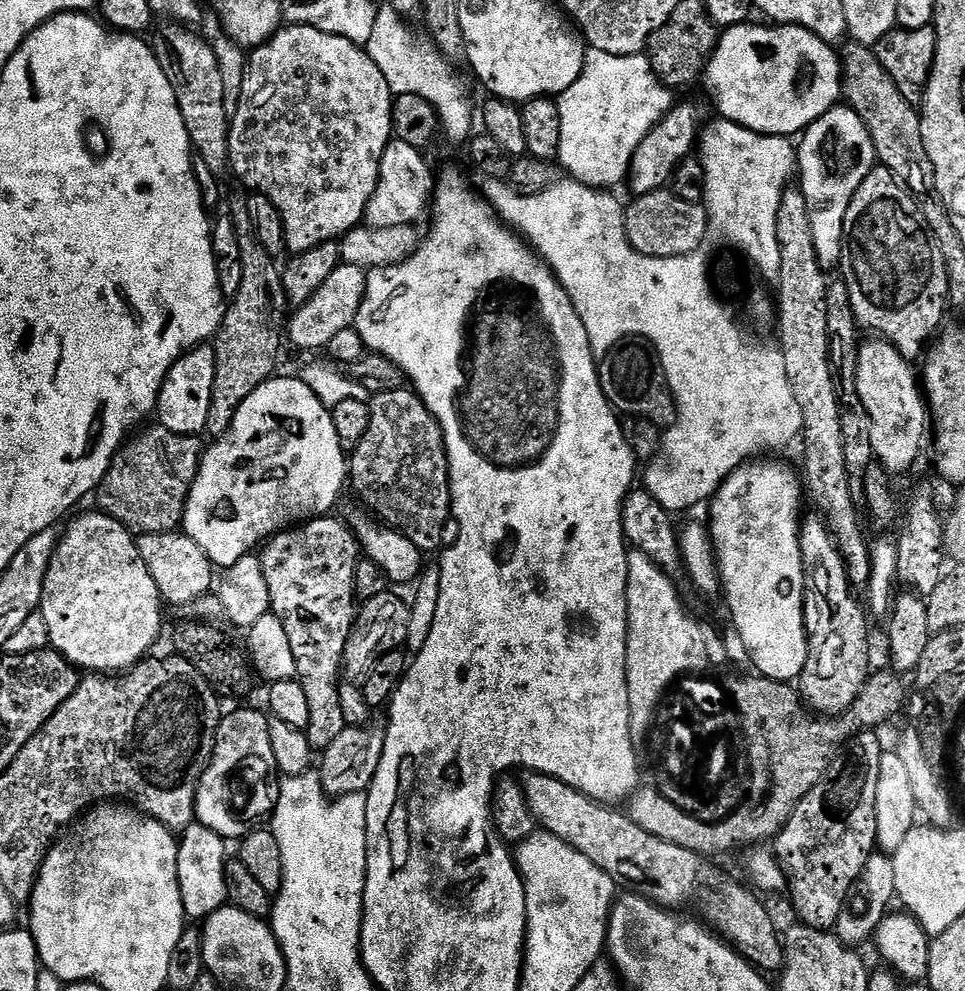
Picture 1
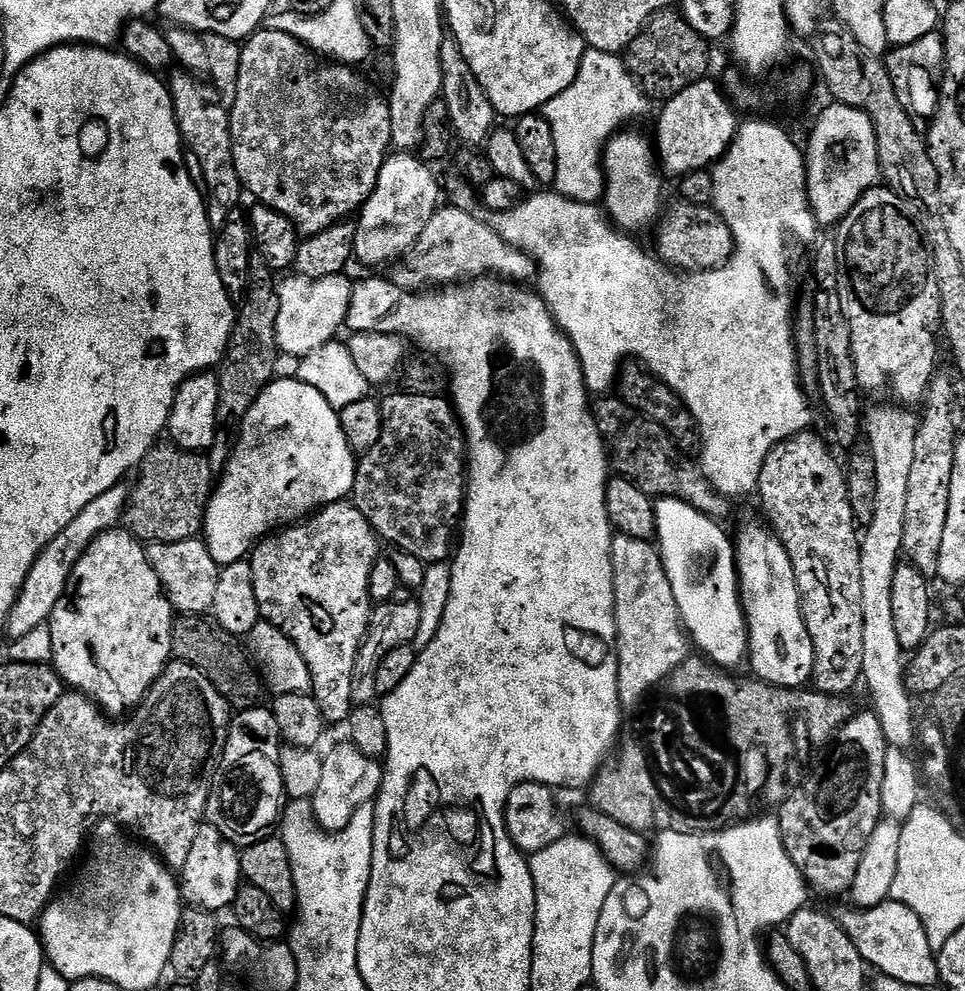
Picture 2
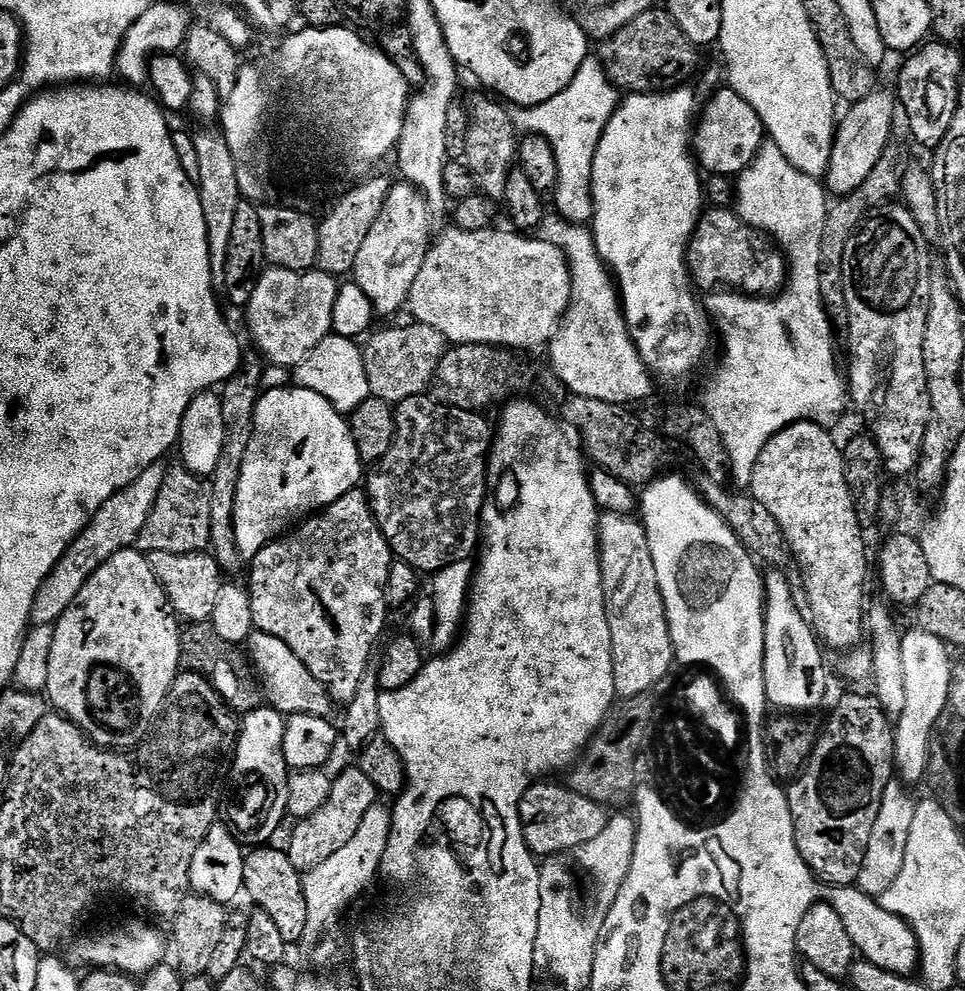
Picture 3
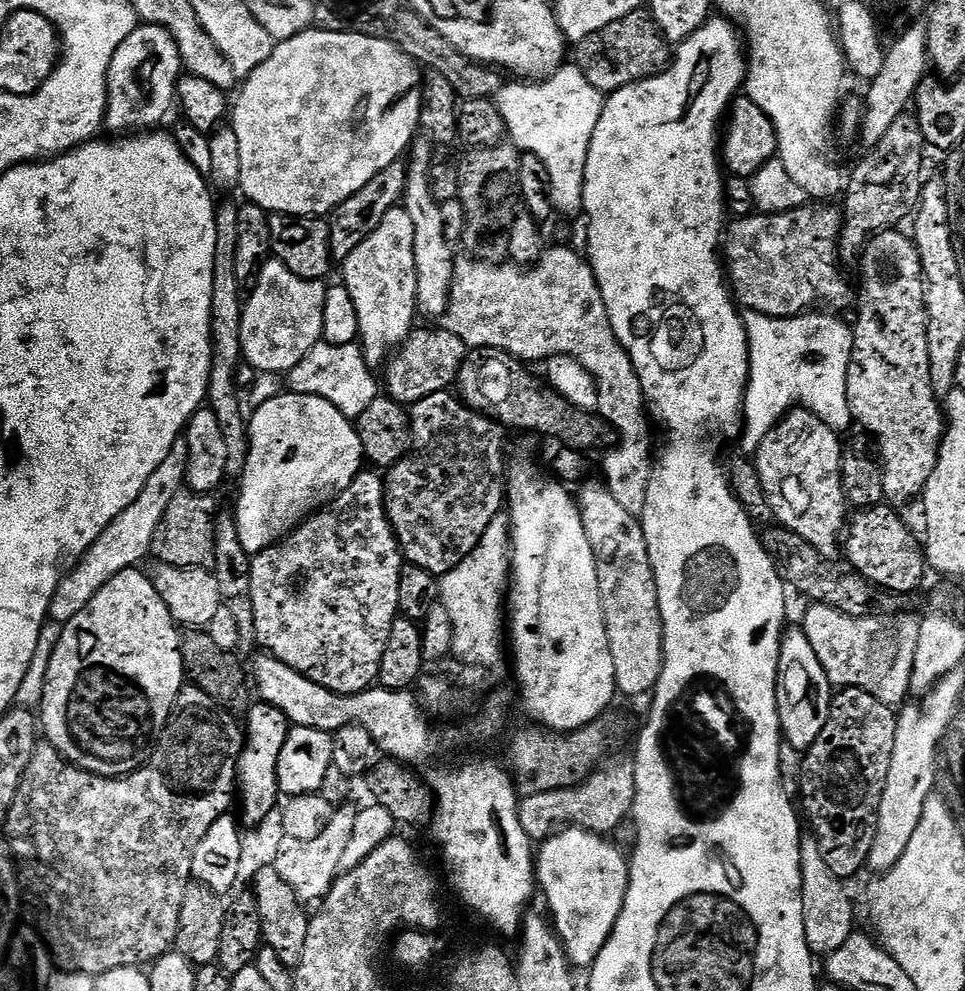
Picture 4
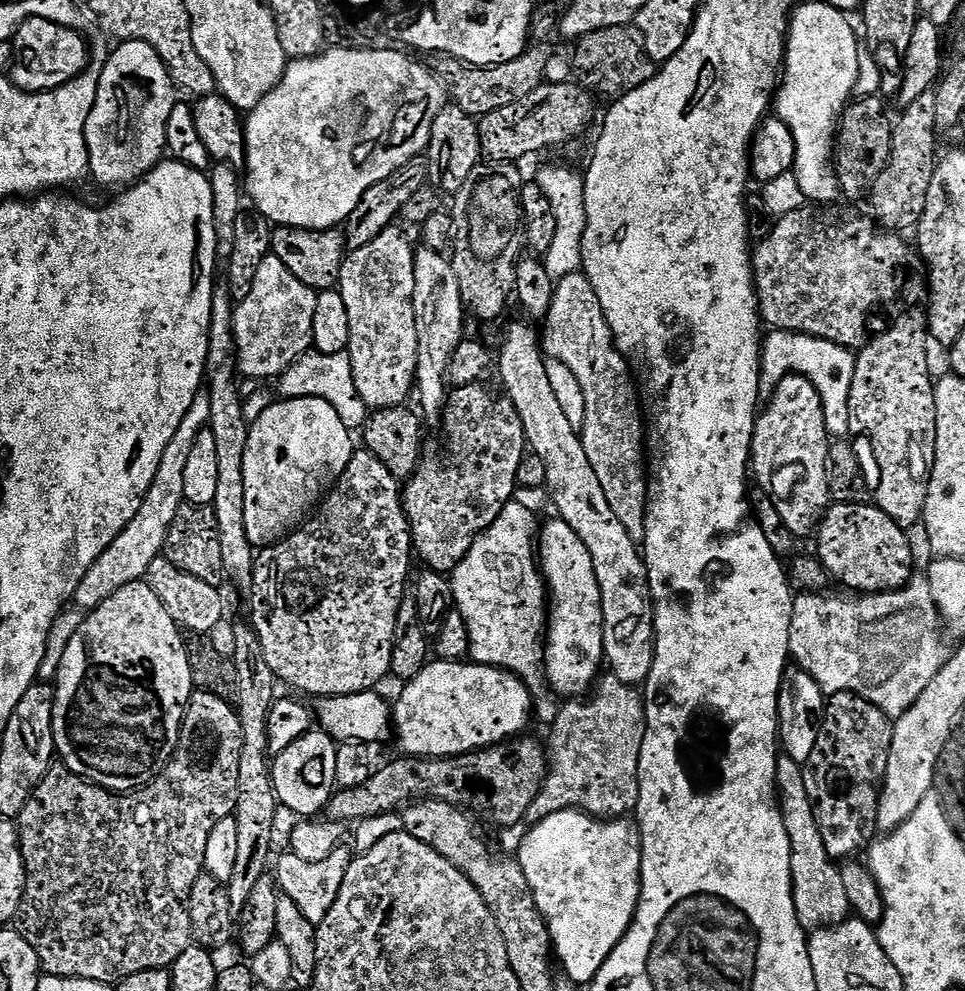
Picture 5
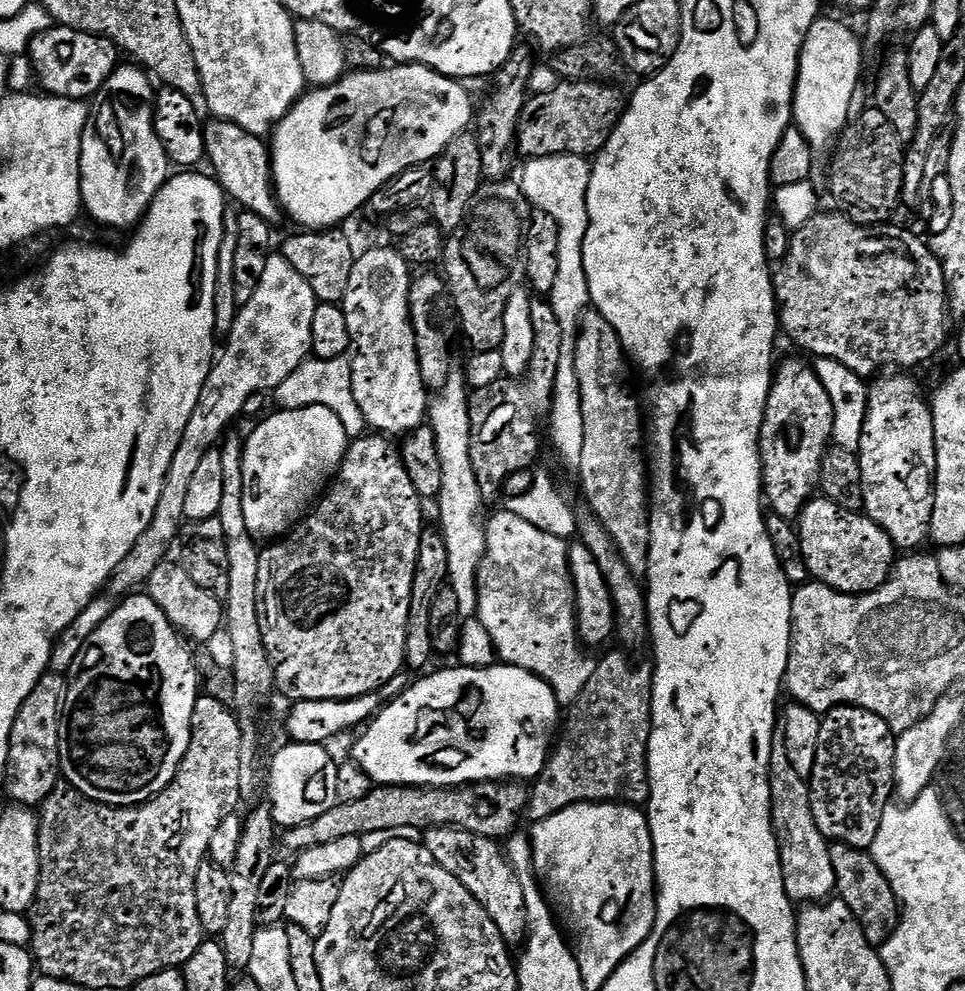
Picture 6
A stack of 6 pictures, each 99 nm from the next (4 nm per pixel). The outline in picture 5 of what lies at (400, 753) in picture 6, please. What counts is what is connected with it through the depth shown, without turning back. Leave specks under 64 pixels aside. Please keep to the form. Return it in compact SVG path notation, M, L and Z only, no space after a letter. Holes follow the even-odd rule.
M433 659L413 680L403 685L404 693L394 700L394 736L400 743L405 757L447 760L454 756L466 756L470 752L480 752L519 737L534 720L534 701L528 687L500 668L485 664L473 664L459 660Z

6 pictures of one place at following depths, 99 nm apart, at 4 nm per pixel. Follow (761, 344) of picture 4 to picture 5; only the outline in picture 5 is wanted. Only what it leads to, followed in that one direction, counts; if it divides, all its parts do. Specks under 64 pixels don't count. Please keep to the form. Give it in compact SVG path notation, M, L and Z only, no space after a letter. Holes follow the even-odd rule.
M769 331L762 340L760 354L760 391L771 394L787 376L805 376L822 398L828 435L844 438L850 433L850 386L854 382L856 356L853 349L843 348L817 336L801 332Z

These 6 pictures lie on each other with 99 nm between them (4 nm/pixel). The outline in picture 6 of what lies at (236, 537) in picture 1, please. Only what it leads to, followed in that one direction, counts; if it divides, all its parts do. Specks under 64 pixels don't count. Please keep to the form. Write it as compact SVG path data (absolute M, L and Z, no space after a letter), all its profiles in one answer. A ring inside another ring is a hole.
M308 404L305 408L285 408L276 410L273 416L265 415L245 443L242 462L242 515L246 517L246 530L250 530L252 537L258 542L272 542L287 536L313 507L318 493L327 489L340 471L349 443L342 422L338 422L338 414L326 410L326 406Z

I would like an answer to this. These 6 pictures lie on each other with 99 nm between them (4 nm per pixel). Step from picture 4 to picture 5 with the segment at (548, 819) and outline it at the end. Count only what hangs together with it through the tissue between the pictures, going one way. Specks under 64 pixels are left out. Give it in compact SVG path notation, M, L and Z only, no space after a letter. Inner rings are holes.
M604 674L597 679L594 687L583 698L572 698L568 704L559 709L556 713L556 720L550 725L552 732L552 748L550 744L550 763L548 766L548 777L544 780L544 785L539 794L530 802L526 820L529 825L542 822L542 818L550 818L550 814L559 812L587 812L589 816L597 818L628 818L633 815L640 801L640 755L642 754L642 738L646 738L646 710L644 709L644 697L639 687L620 682L618 678L611 674Z

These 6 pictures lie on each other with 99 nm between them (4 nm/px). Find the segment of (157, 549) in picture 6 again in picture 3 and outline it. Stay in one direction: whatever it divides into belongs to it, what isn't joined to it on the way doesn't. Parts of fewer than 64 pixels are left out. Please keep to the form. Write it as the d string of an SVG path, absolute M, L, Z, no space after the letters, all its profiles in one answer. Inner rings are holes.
M265 267L254 290L254 298L250 298L246 309L248 328L252 331L253 342L260 347L259 355L272 356L271 363L295 369L297 364L301 364L308 357L310 350L314 350L314 346L318 346L318 342L322 342L322 338L326 338L333 331L334 306L339 293L340 284L337 277L328 272L295 272L285 268ZM163 463L150 466L130 482L114 498L110 498L94 514L92 521L82 530L82 534L66 550L66 554L54 566L54 570L46 578L42 590L36 595L36 605L32 611L32 618L36 624L55 625L56 621L66 614L66 610L78 598L82 586L86 586L89 578L96 573L98 566L106 562L114 554L118 554L124 548L133 547L140 539L142 526L150 518L150 510L154 510L154 502L158 502L158 492L162 490L162 482L166 468Z

